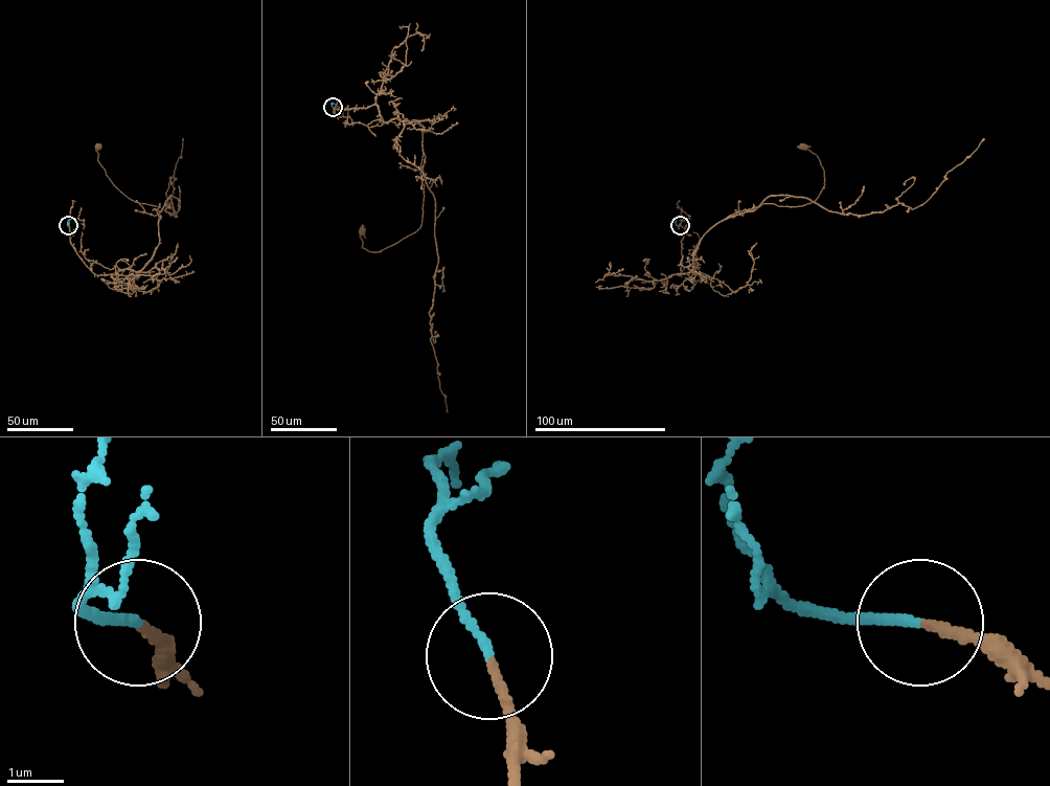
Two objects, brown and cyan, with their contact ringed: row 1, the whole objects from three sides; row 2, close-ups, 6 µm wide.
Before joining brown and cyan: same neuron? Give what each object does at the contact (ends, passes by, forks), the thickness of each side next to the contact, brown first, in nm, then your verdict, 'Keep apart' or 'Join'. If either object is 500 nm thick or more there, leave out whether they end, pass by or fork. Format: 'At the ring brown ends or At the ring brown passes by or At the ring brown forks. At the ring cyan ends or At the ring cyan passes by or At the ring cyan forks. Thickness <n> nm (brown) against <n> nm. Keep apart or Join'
At the ring brown ends. At the ring cyan ends. Thickness 160 nm (brown) against 160 nm. Join

